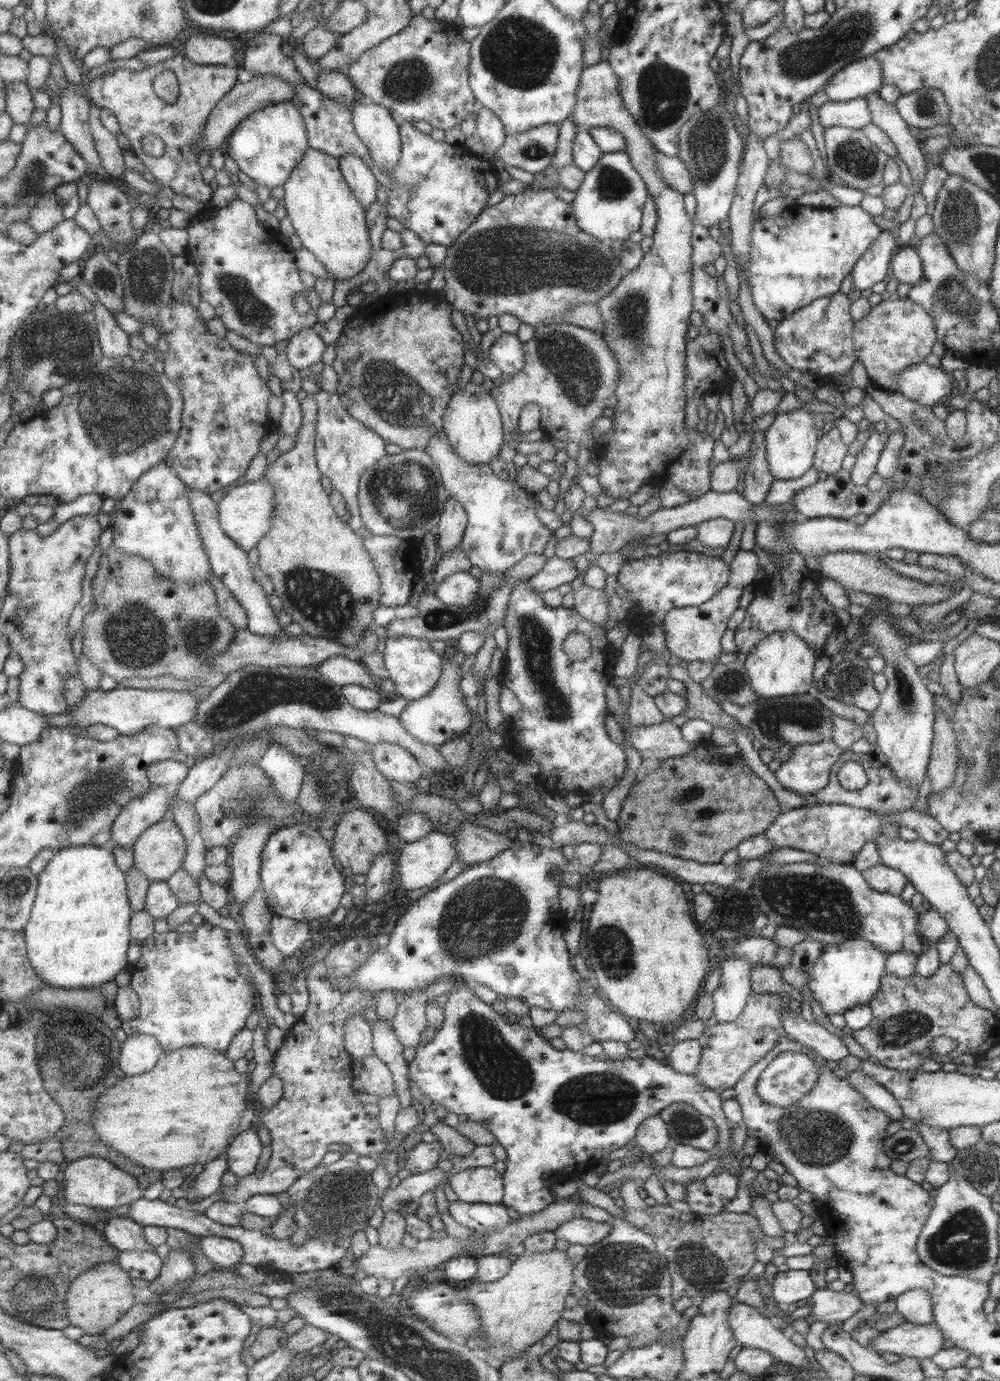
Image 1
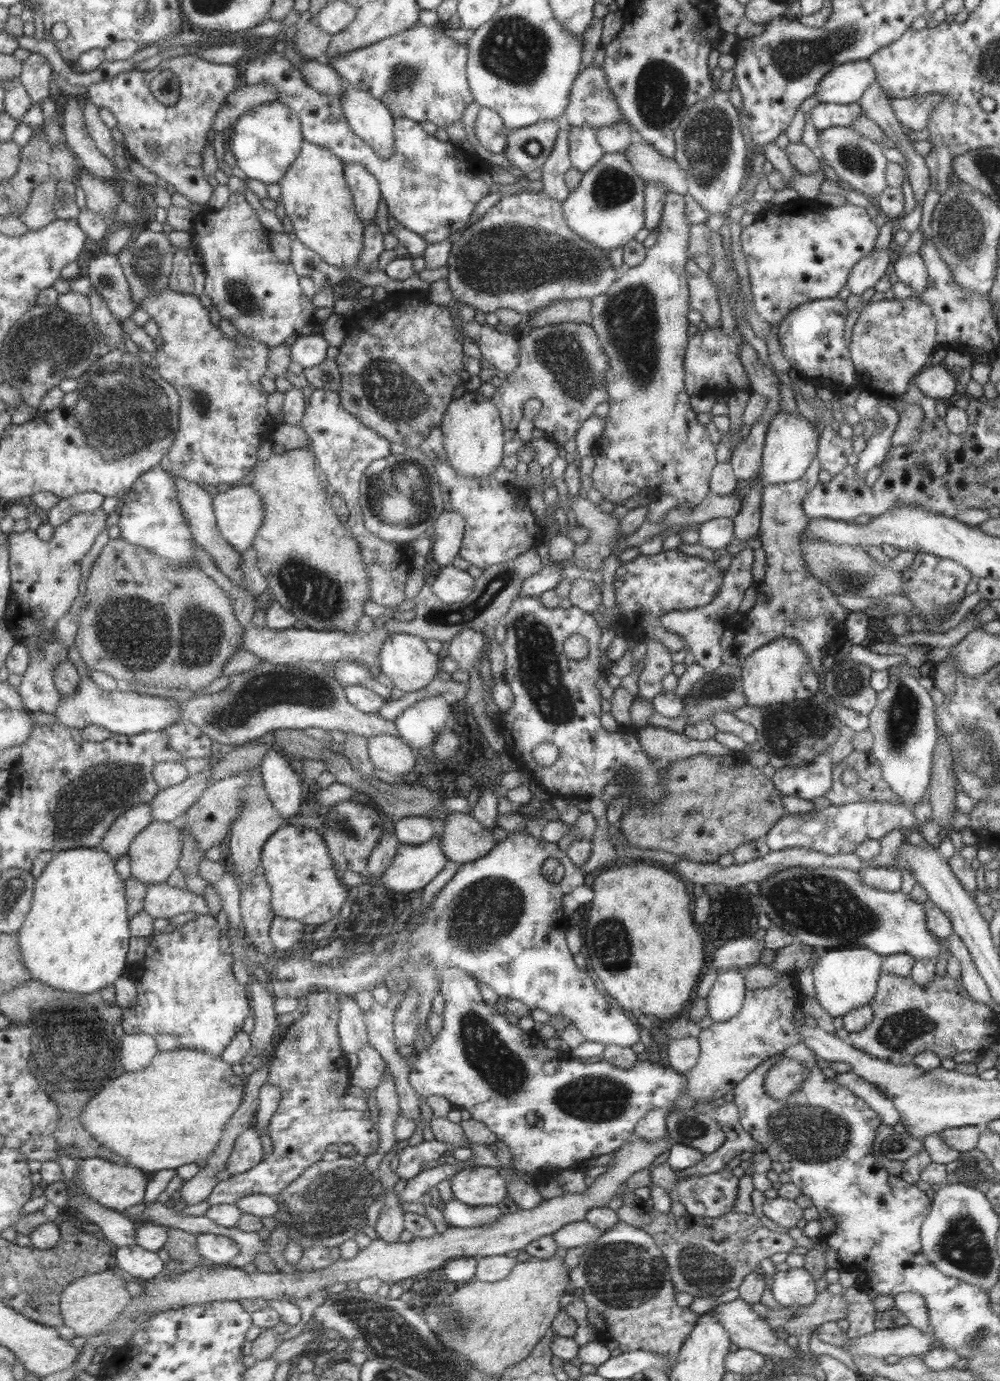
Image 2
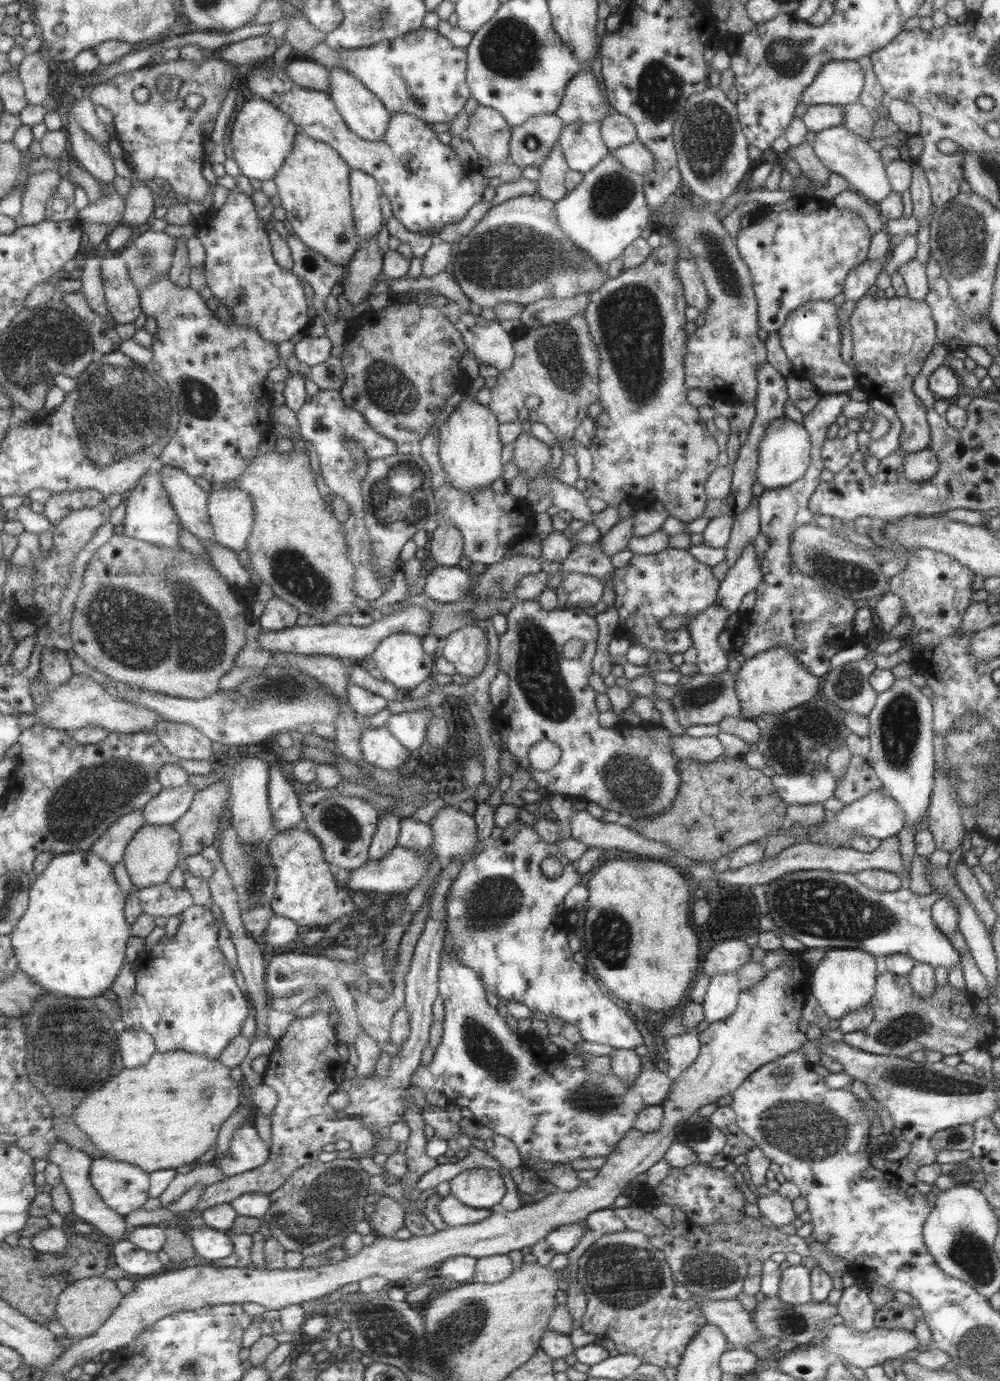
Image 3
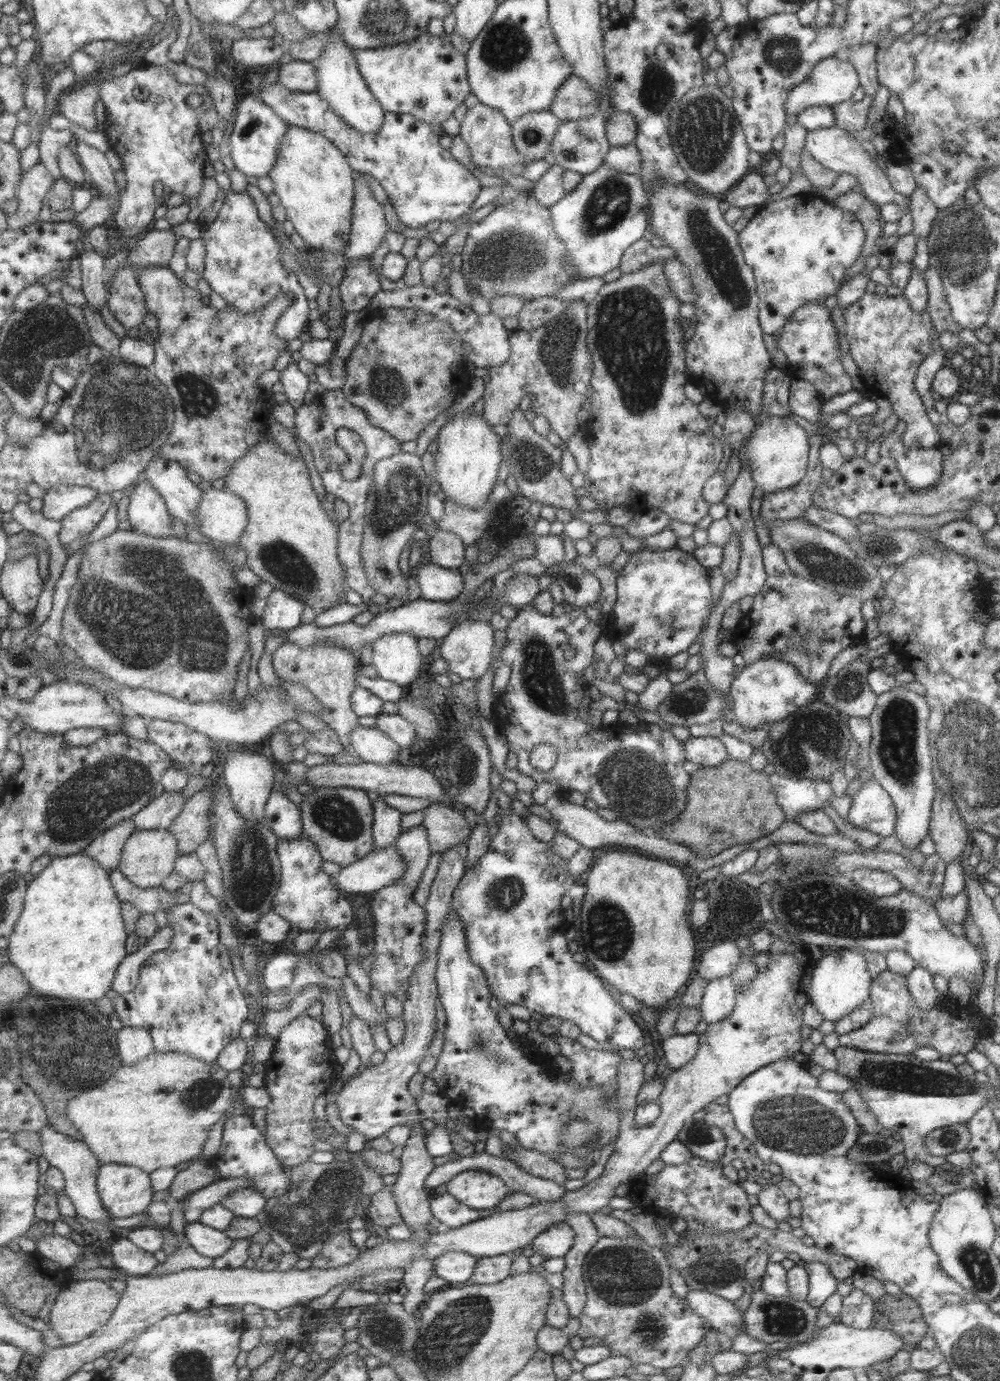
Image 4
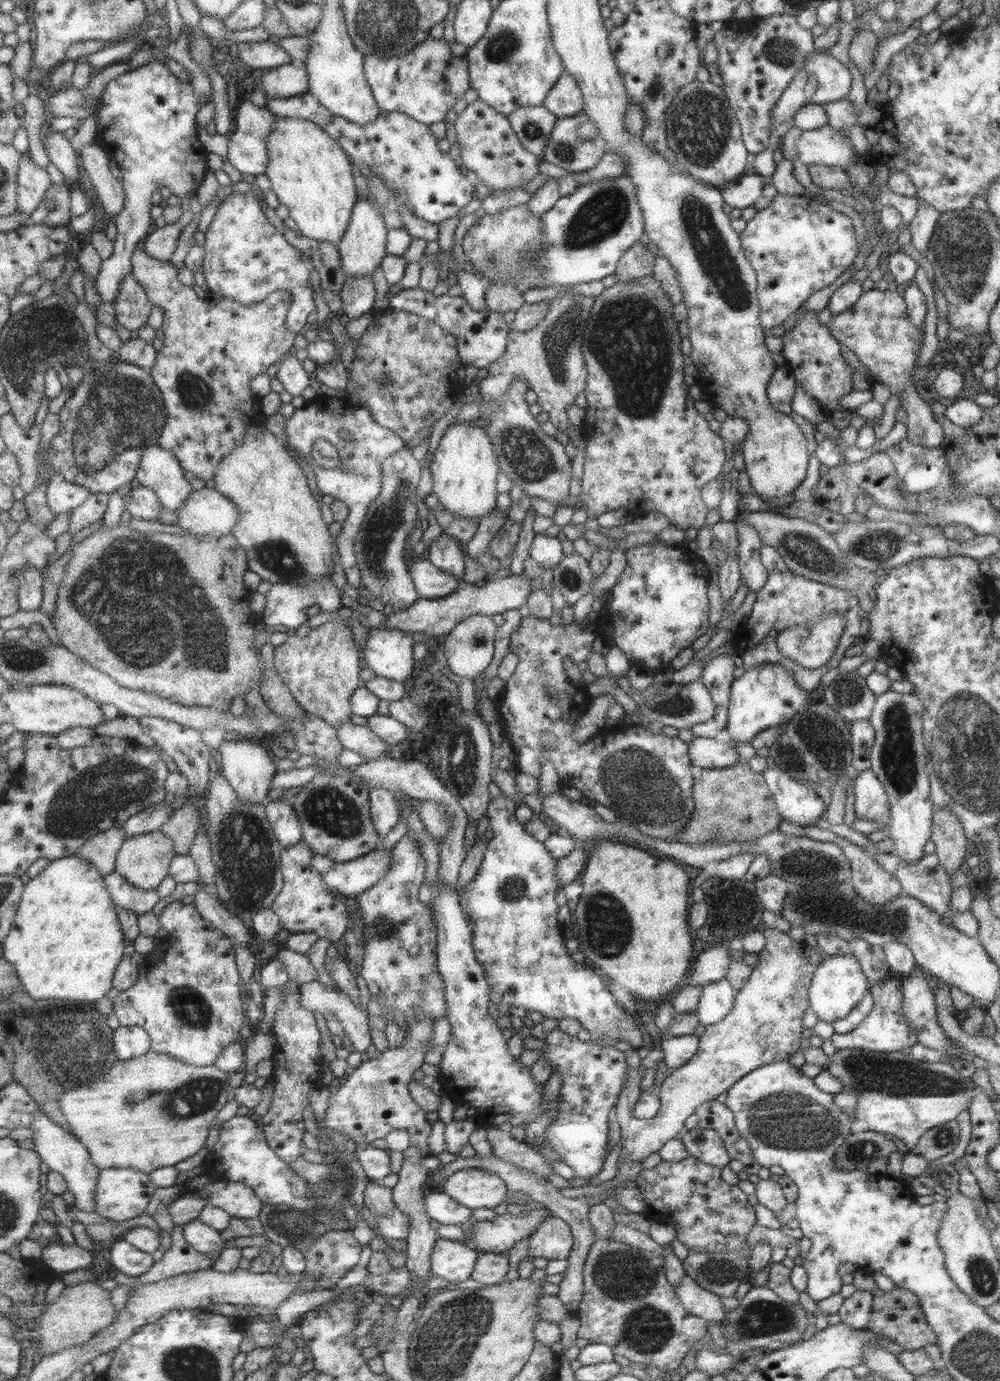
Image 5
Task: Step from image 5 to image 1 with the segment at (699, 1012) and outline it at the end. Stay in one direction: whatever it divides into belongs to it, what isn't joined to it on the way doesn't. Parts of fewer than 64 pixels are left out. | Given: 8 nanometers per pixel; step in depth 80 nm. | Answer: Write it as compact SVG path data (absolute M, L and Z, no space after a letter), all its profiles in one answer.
M729 958L716 965L720 970L719 987L711 993L713 1016L717 1023L736 1020L744 1010L751 992L751 964L741 958Z

